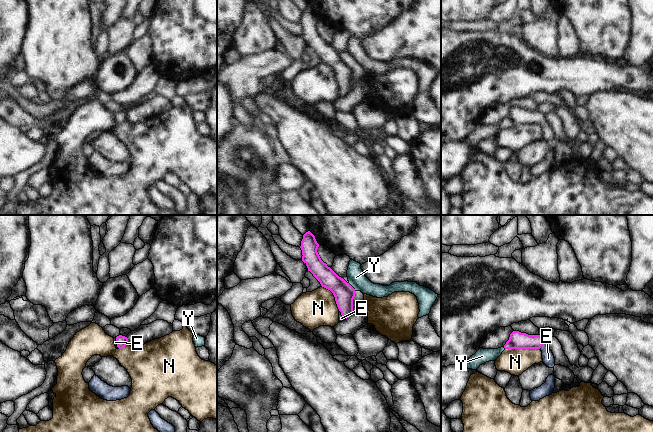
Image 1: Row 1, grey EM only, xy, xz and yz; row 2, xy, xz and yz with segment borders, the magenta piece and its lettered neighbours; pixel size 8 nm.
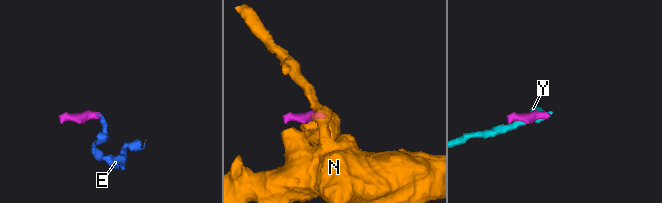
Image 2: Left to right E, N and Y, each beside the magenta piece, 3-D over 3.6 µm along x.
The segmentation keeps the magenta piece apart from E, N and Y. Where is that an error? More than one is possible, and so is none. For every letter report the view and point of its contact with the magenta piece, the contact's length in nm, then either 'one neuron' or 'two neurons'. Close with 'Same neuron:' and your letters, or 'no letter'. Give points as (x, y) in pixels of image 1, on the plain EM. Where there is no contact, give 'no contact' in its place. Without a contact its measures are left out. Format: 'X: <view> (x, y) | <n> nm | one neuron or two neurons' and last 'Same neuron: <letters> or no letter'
E: yz (542, 120) | 90 nm | one neuron
N: yz (522, 124) | 280 nm | two neurons
Y: xz (352, 63) | 90 nm | two neurons
Same neuron: E

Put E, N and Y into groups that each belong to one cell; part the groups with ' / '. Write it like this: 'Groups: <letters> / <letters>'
Groups: E / N / Y.

